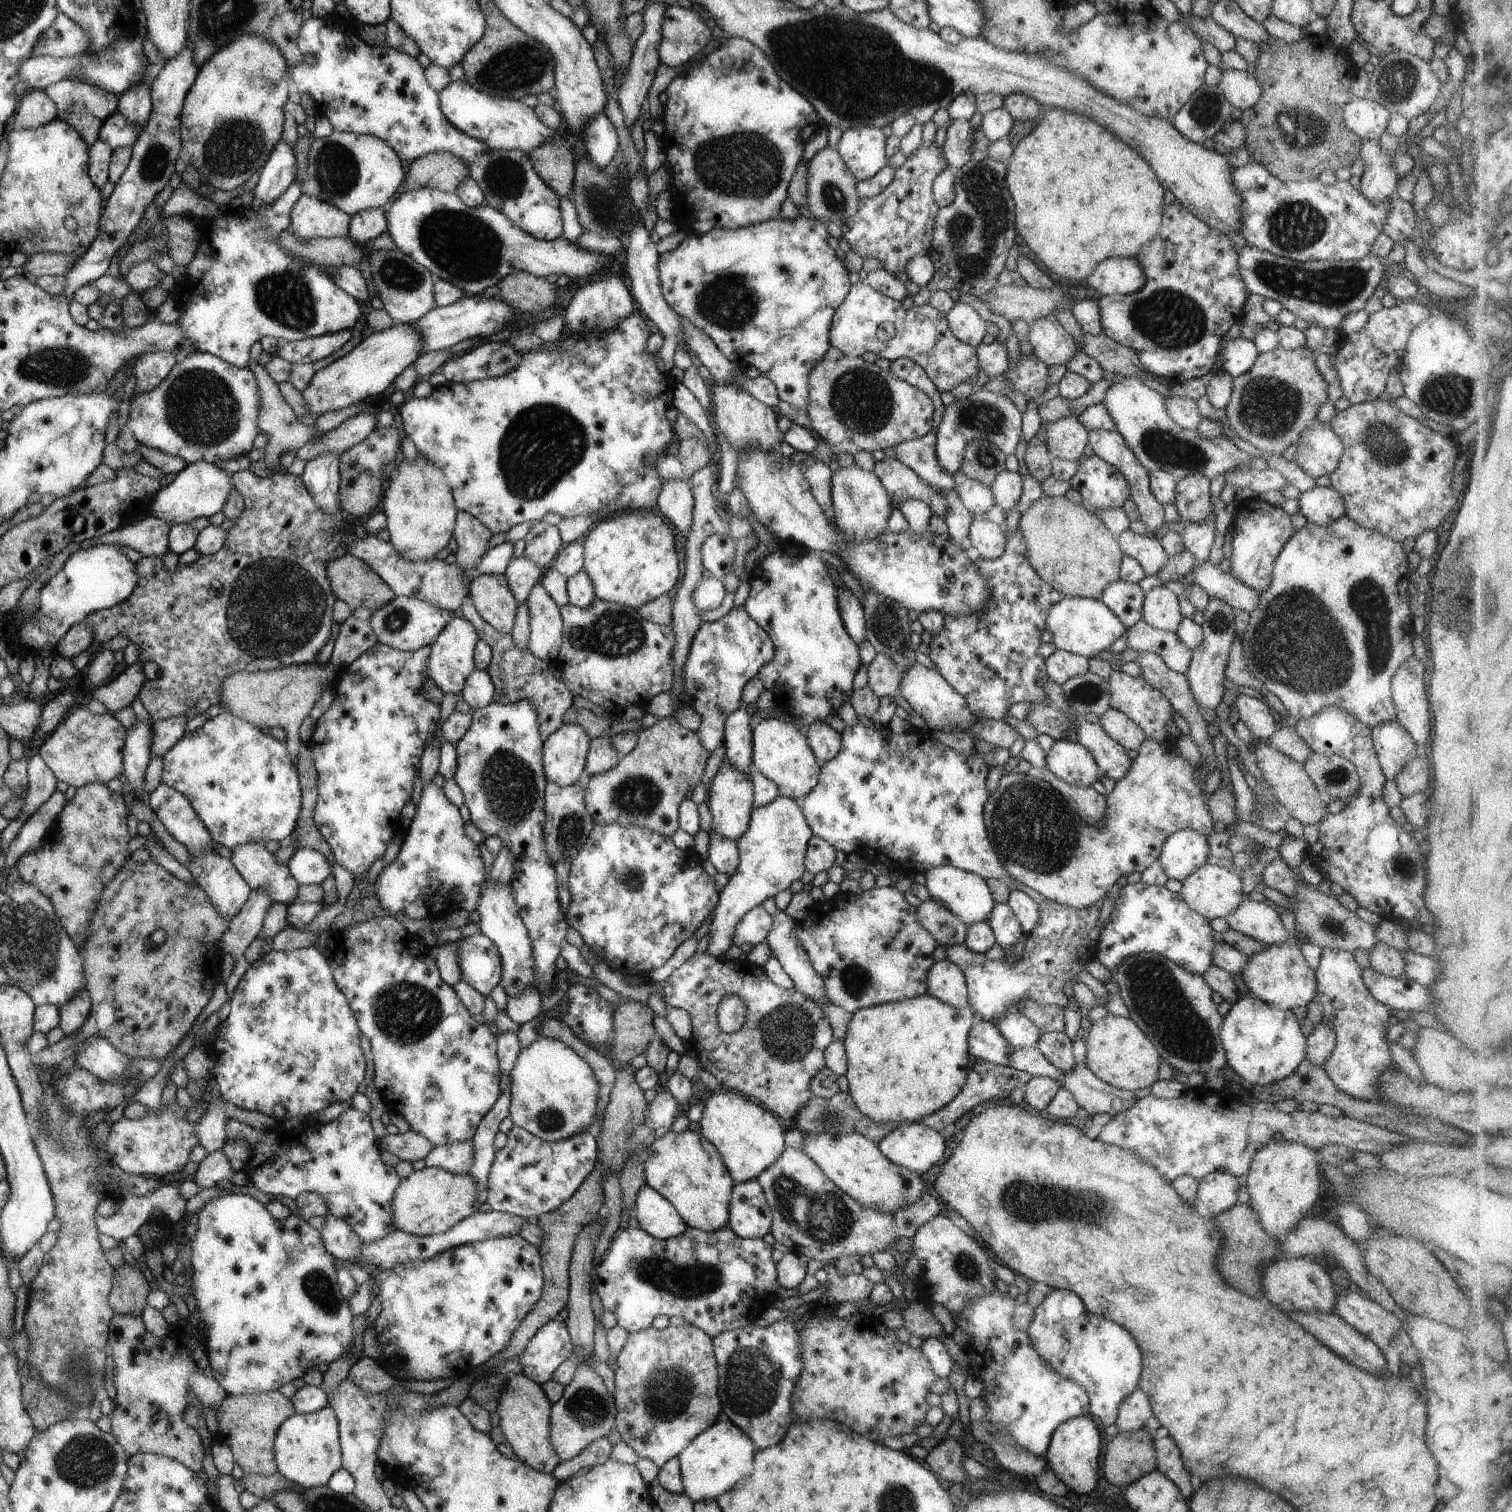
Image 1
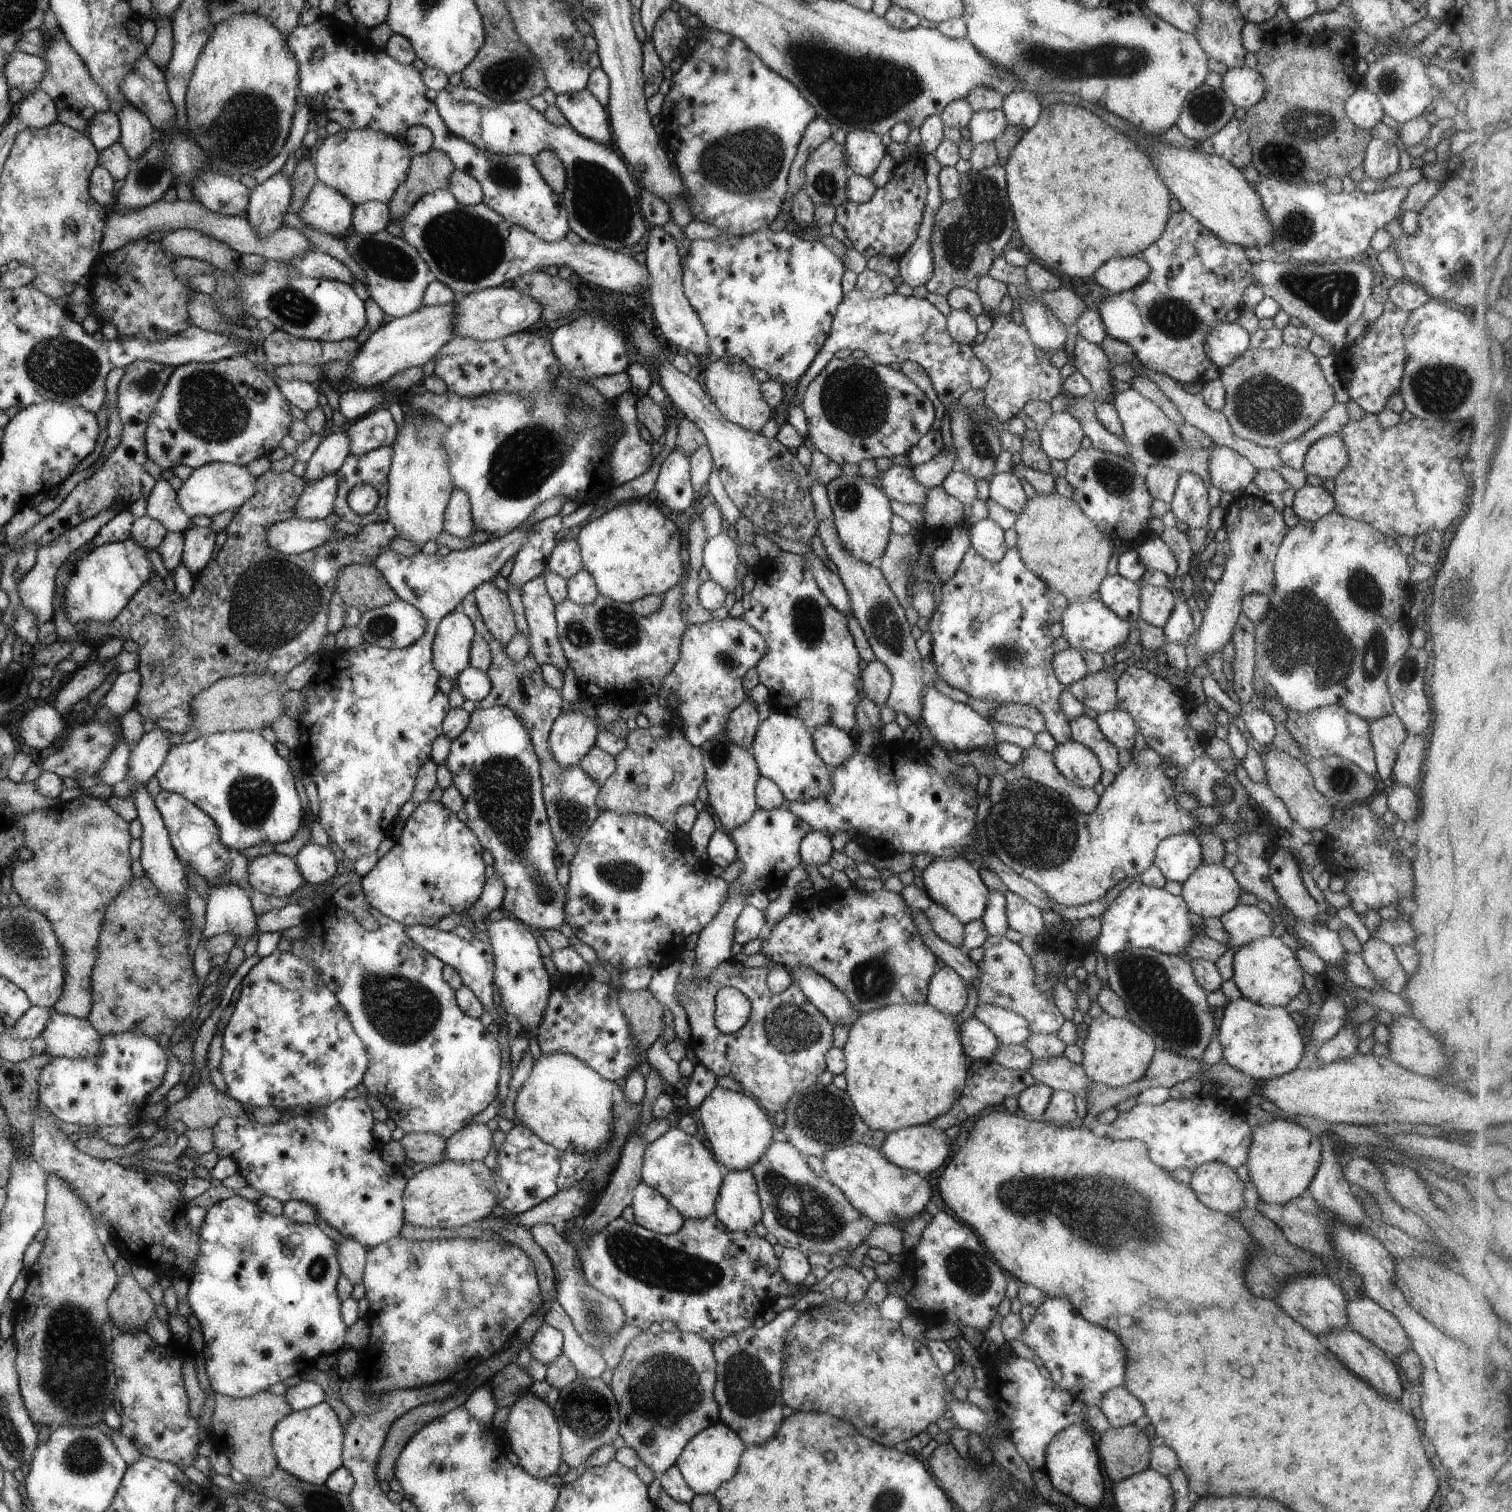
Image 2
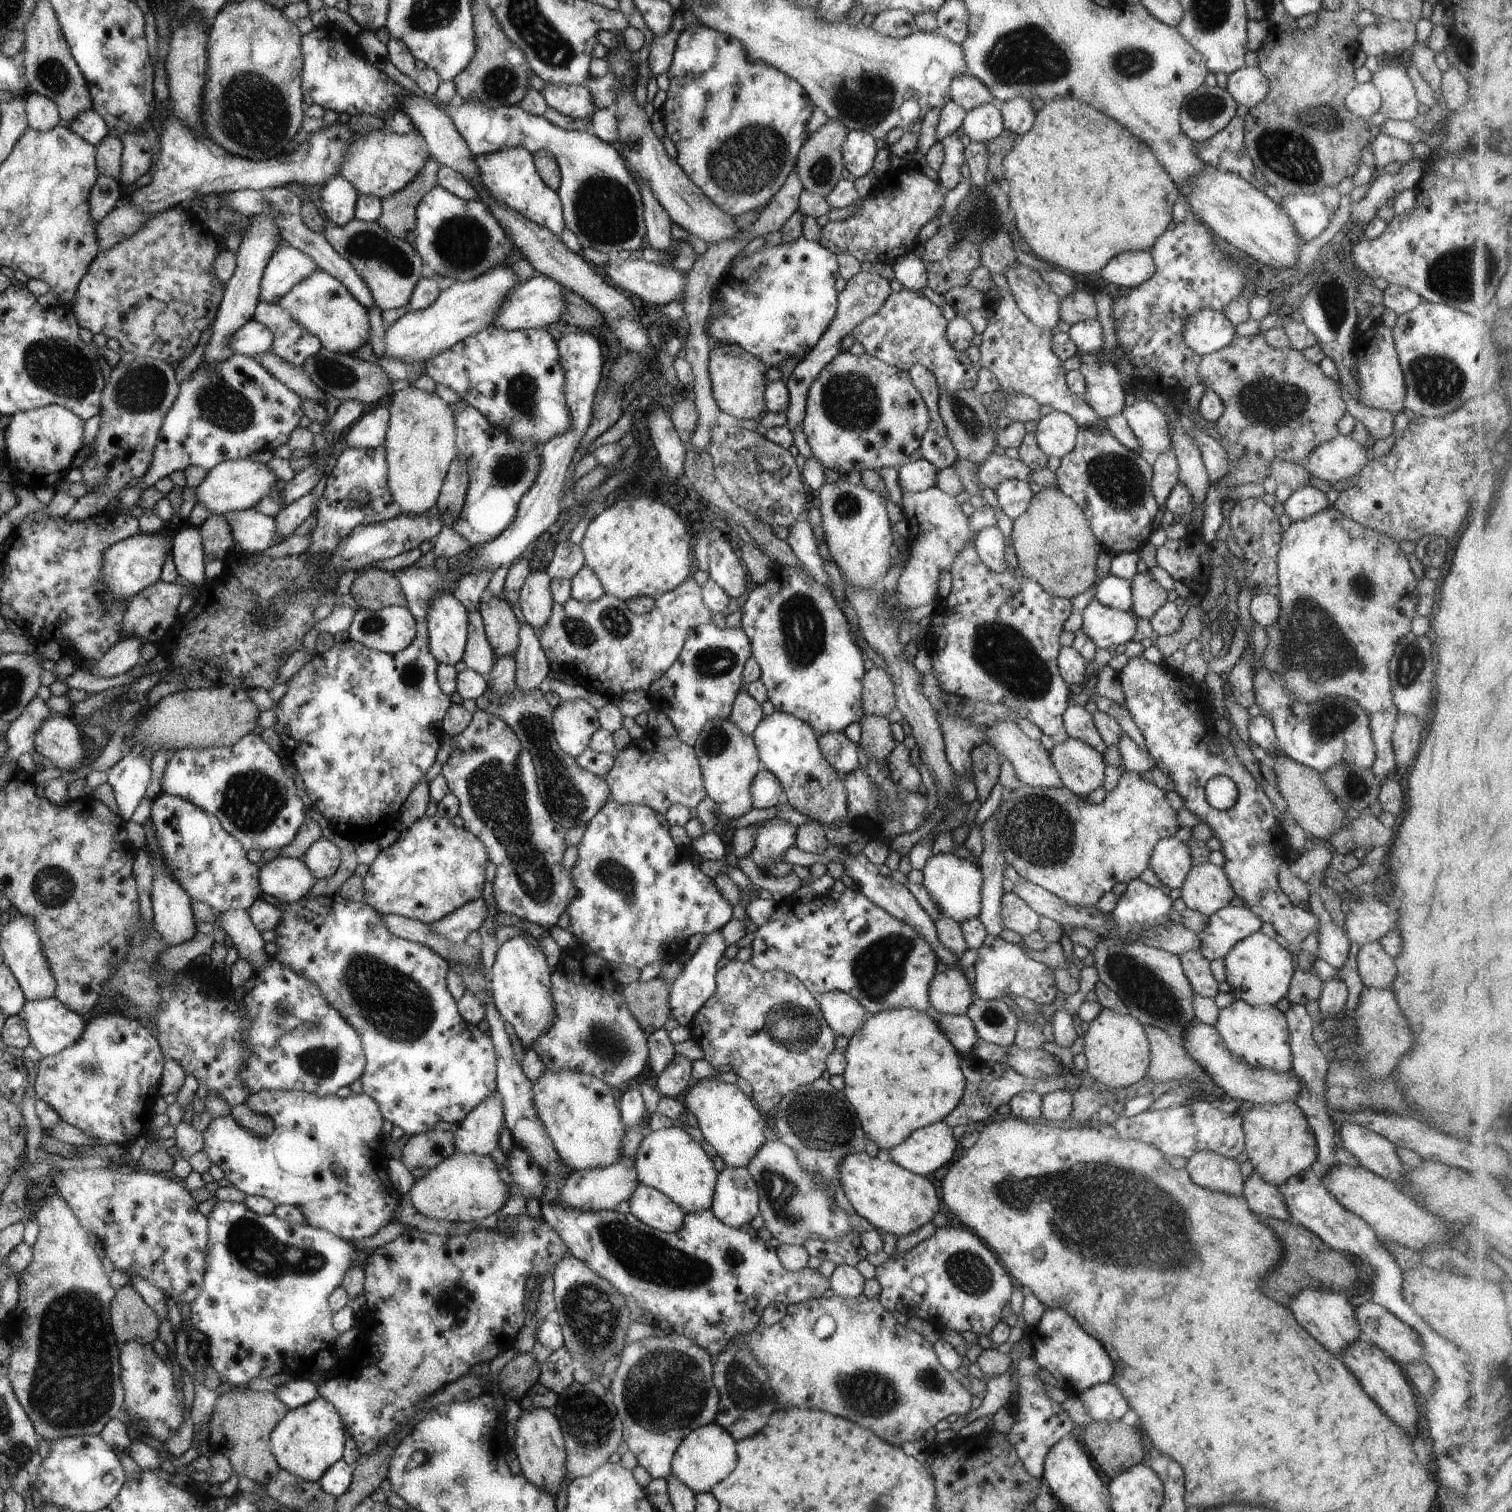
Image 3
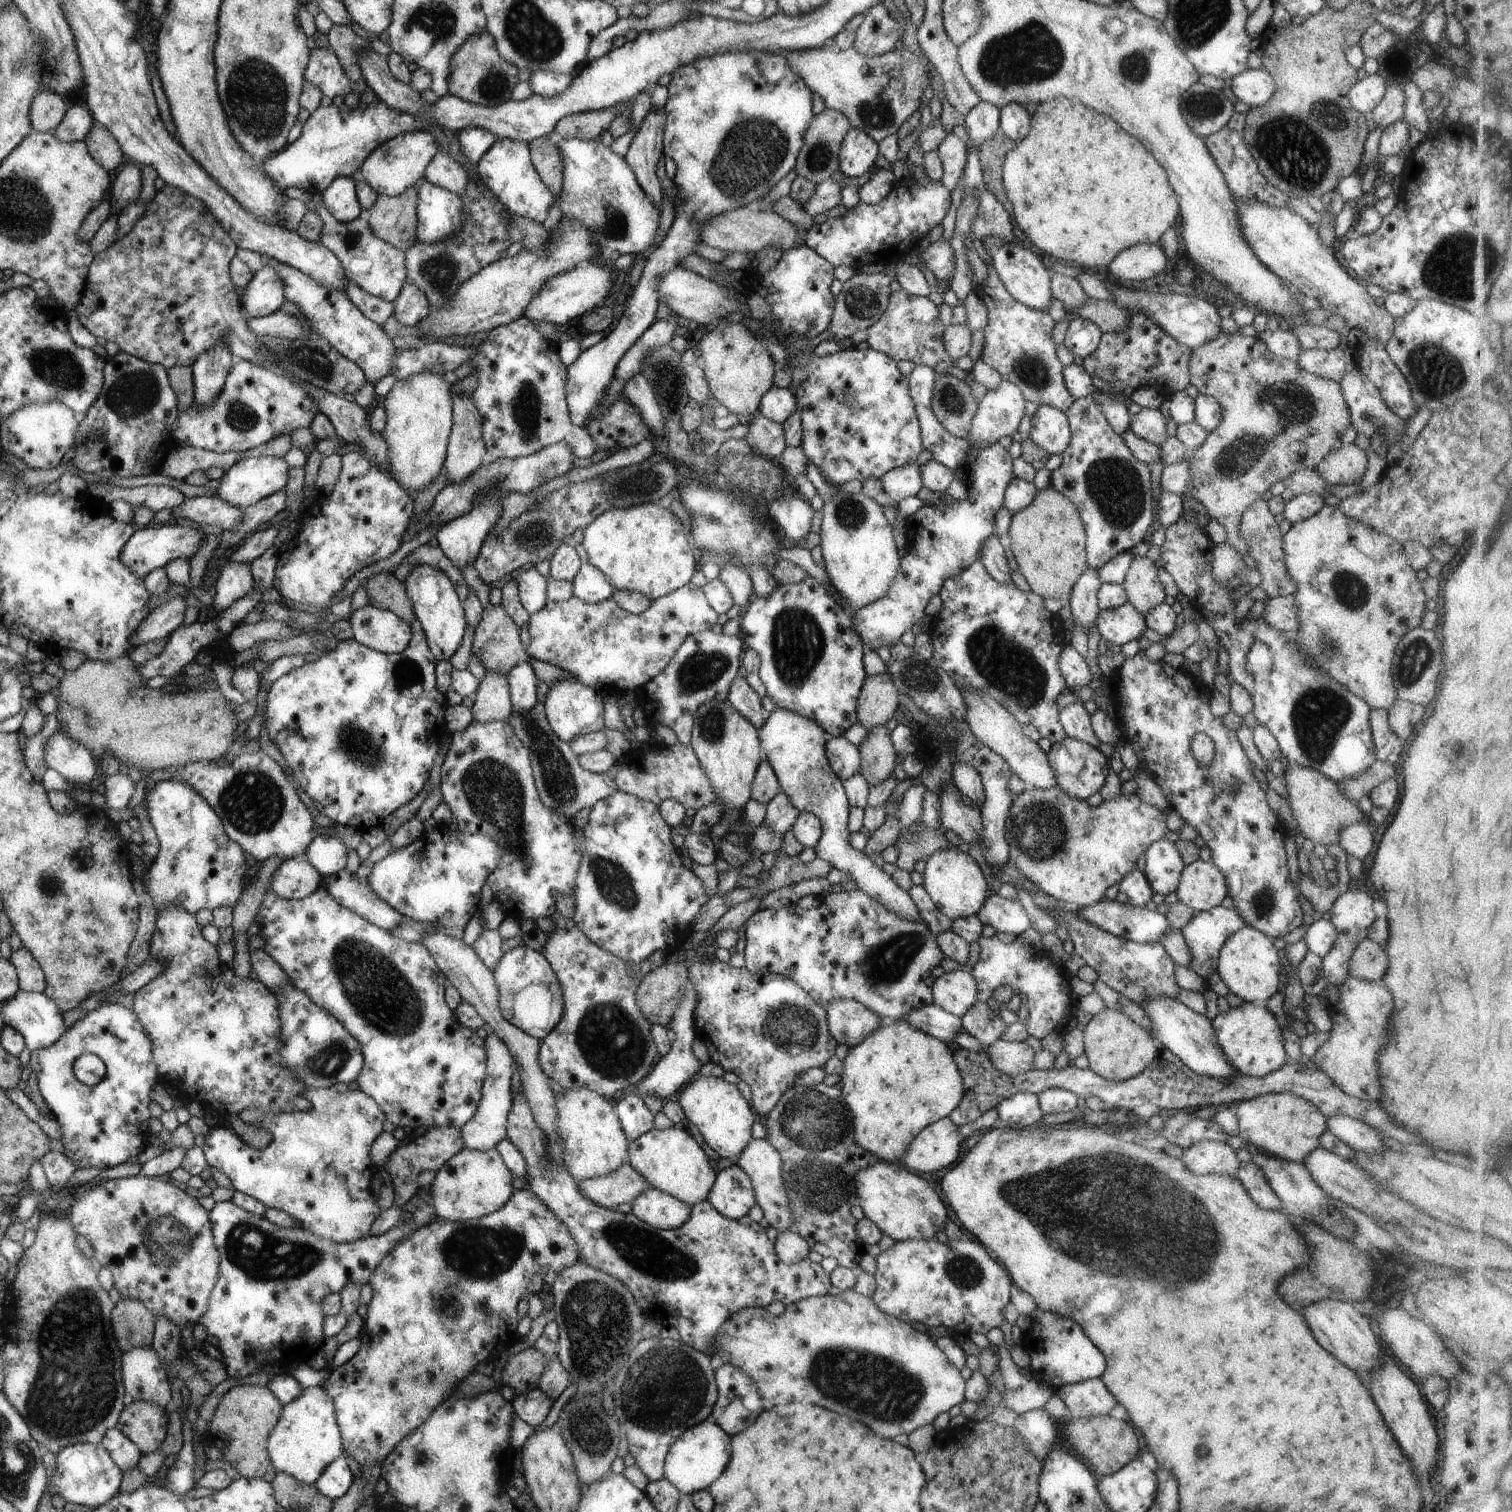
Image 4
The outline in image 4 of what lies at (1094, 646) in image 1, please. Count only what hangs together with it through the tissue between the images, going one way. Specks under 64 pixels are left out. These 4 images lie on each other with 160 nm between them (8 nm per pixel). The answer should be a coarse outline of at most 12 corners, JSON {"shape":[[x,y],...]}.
{"shape":[[1128,602],[1094,625],[1109,645],[1139,640],[1145,615]]}

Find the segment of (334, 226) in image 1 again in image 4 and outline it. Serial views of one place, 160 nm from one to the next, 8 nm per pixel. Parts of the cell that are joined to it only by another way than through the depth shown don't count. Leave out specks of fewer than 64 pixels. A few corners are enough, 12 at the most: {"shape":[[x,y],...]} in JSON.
{"shape":[[338,177],[321,194],[340,222],[364,215],[356,178]]}

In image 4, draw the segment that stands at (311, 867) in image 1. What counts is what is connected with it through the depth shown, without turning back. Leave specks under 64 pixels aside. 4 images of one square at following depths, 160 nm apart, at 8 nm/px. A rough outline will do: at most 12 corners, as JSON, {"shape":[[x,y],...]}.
{"shape":[[332,831],[317,835],[307,861],[322,877],[340,873],[350,849]]}

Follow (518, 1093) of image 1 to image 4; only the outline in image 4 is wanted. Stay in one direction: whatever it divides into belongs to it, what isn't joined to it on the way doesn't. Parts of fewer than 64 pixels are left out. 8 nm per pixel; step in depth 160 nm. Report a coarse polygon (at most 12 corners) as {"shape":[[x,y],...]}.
{"shape":[[587,1087],[555,1096],[563,1162],[603,1177],[630,1152],[614,1106]]}

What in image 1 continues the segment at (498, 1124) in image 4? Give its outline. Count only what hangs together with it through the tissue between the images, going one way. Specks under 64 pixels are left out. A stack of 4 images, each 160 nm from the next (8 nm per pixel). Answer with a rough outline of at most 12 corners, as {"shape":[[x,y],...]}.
{"shape":[[473,1139],[435,1147],[424,1162],[454,1174],[473,1165]]}

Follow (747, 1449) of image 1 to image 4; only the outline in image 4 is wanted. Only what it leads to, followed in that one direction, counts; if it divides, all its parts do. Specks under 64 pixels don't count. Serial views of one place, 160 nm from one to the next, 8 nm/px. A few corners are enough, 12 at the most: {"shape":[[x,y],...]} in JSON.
{"shape":[[708,1419],[669,1446],[664,1479],[684,1495],[730,1462],[729,1434]]}

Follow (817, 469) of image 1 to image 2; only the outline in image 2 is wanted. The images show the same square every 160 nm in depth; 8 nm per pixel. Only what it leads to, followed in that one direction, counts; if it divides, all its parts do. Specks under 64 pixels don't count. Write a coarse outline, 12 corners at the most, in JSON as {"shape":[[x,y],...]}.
{"shape":[[826,485],[811,499],[825,556],[838,568],[877,660],[885,706],[916,726],[922,659],[882,571],[840,542]]}

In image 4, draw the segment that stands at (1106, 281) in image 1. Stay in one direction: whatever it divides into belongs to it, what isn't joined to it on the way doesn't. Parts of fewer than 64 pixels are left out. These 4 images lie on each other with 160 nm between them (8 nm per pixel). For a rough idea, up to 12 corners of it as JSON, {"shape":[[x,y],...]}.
{"shape":[[1159,243],[1123,250],[1107,266],[1118,280],[1142,282],[1167,270]]}

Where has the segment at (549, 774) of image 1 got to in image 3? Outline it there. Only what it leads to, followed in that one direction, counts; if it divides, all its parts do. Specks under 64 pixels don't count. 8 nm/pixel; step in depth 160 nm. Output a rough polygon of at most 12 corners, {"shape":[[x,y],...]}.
{"shape":[[587,699],[563,701],[552,726],[574,758],[601,728]]}

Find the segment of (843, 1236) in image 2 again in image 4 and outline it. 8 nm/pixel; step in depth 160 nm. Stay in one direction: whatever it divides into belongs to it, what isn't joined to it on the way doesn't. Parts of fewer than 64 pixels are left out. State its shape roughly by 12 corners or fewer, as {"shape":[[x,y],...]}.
{"shape":[[752,1139],[734,1160],[749,1177],[763,1216],[793,1225],[781,1154]]}

